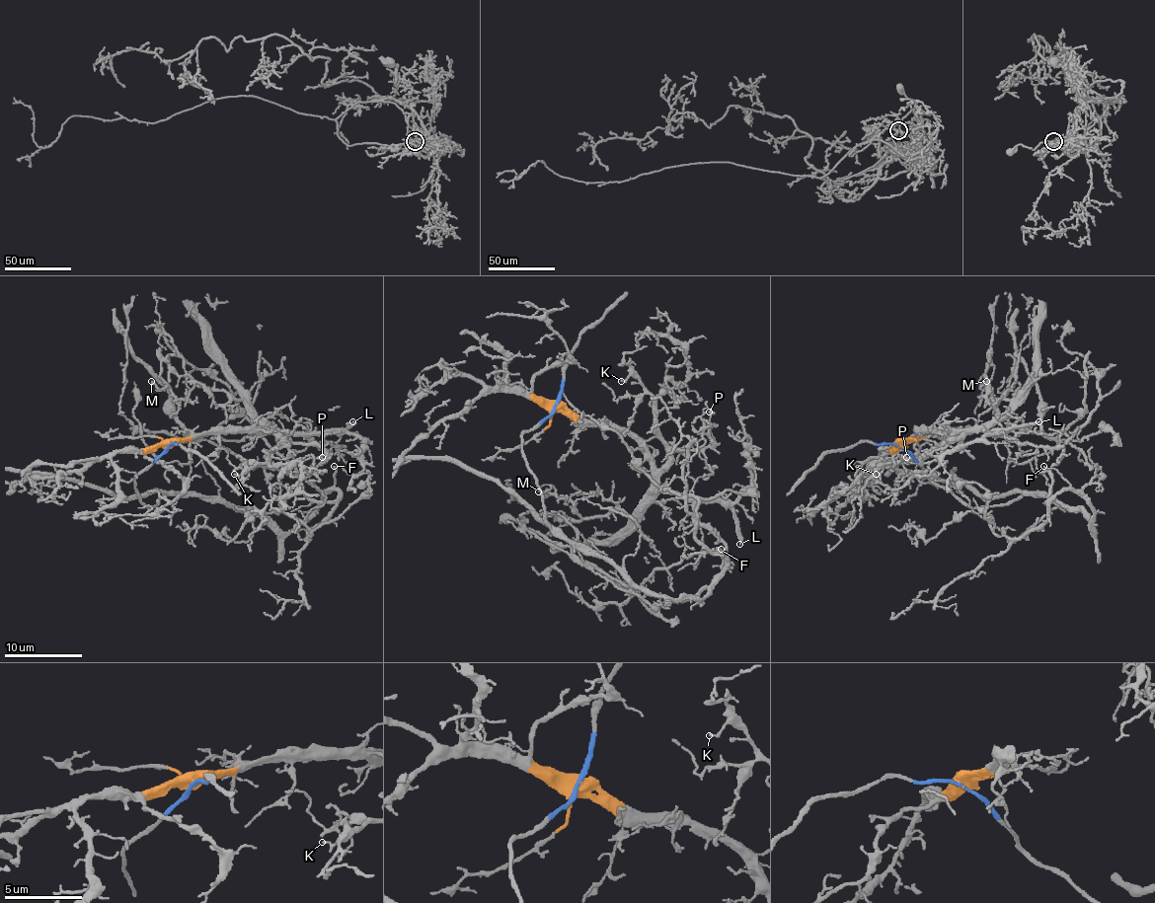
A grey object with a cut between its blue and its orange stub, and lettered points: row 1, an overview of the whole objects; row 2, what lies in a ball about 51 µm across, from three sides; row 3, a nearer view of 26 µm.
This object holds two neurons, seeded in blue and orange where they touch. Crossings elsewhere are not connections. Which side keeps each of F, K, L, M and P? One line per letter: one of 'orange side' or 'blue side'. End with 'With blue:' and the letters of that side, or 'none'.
F: blue side
K: orange side
L: orange side
M: orange side
P: orange side
With blue: F

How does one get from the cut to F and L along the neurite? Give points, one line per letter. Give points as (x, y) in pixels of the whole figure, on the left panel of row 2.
F: (168, 444), (134, 479), (148, 508), (166, 494), (214, 496), (283, 531), (293, 531), (334, 485), (334, 466)
L: (168, 444), (202, 432), (332, 432), (346, 428), (353, 421)

